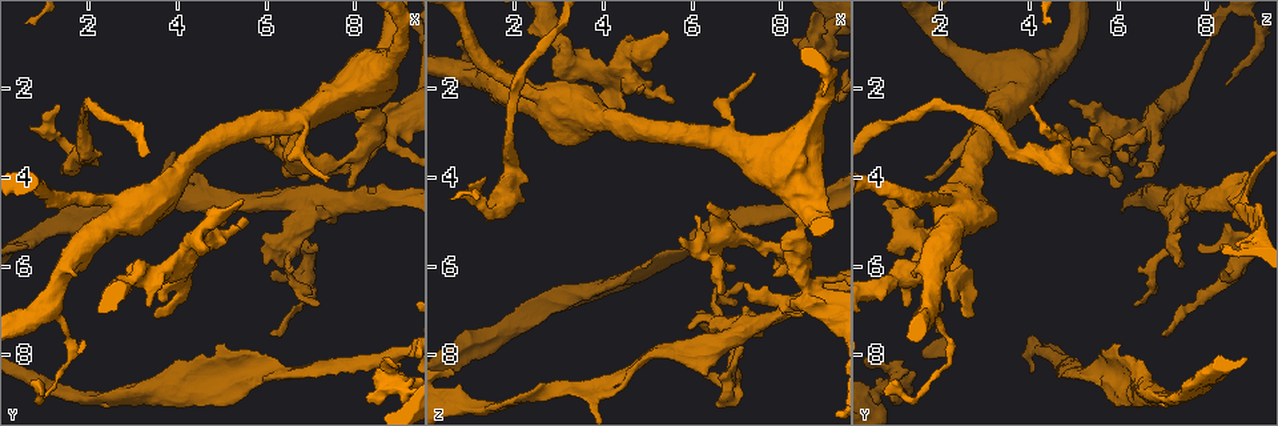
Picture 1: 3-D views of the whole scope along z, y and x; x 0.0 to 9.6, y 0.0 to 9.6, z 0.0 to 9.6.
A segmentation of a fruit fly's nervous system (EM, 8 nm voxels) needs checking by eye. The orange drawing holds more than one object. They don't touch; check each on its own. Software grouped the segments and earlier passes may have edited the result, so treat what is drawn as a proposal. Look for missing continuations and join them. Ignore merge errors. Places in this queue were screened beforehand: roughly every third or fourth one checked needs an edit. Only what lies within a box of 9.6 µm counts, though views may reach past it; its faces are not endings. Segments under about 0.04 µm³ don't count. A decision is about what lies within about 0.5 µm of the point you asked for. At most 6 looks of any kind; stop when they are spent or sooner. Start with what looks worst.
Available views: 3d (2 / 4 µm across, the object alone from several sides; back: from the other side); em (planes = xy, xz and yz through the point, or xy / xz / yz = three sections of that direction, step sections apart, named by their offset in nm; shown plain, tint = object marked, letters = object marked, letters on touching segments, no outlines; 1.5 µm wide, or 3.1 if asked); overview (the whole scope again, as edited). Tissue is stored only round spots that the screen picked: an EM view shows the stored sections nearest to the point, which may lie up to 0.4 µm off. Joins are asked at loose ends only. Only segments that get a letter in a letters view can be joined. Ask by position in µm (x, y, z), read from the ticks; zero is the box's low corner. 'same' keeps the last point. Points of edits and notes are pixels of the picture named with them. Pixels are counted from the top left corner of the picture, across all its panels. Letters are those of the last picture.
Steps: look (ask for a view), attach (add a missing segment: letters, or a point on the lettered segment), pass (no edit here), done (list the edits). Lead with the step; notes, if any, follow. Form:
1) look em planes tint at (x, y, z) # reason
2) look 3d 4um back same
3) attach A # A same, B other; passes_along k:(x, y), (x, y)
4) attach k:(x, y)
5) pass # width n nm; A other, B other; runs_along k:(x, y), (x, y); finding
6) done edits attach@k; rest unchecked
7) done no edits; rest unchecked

look em planes letters at (2.20, 3.70, 4.50) # free end

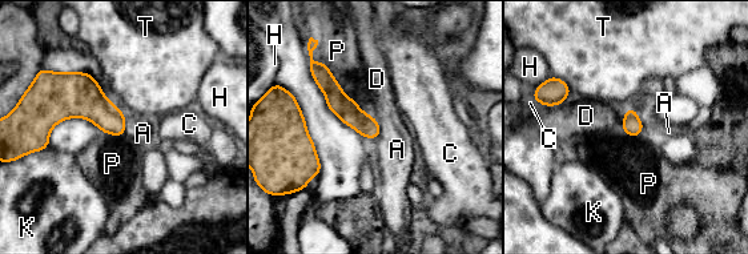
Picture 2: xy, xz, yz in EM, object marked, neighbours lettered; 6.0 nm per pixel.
pass # longest_contact P 500 nm; A other, C other, D other, H other, K other, P other, T other; none of them fits

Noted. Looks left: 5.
look em yz step 8 letters at (6.20, 7.60, 7.05) # branch stops here

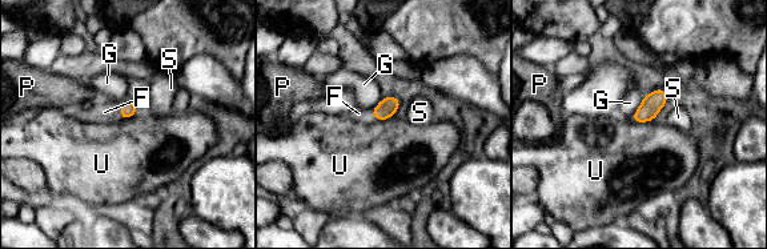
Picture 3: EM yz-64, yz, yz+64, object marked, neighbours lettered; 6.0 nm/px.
look em planes letters same # another direction

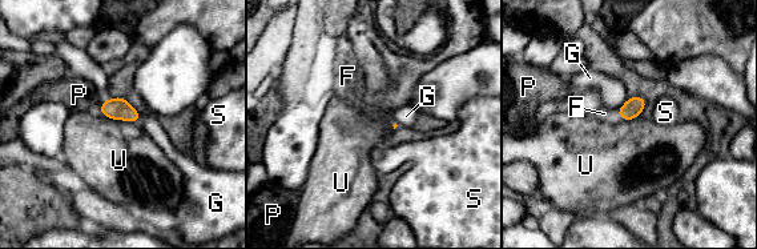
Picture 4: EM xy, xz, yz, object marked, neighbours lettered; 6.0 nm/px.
attach F # F same, G other, P other, S other, U other; the neuron continues

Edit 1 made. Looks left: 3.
done edits attach@4; rest unchecked

